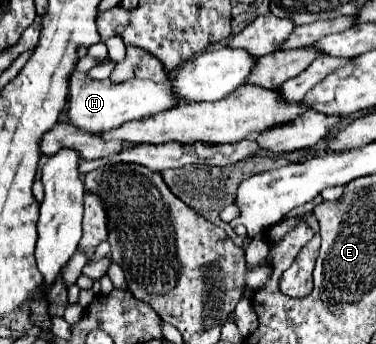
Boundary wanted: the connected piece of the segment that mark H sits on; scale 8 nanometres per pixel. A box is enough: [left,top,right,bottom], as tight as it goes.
[68,73,180,133]

